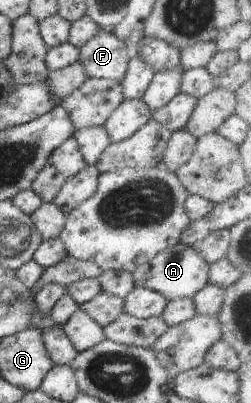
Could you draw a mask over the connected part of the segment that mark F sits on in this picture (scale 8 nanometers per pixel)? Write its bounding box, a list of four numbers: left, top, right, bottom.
[78,29,128,81]

